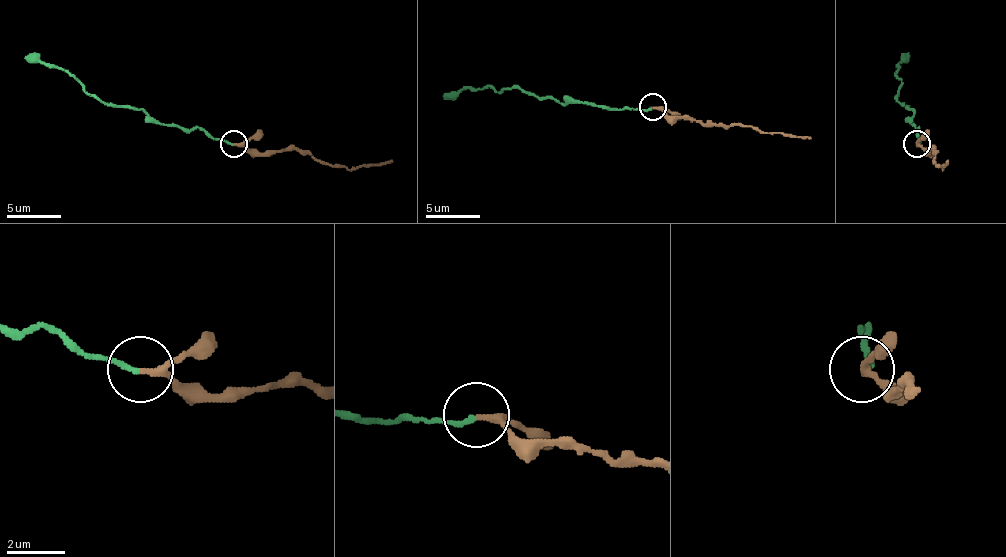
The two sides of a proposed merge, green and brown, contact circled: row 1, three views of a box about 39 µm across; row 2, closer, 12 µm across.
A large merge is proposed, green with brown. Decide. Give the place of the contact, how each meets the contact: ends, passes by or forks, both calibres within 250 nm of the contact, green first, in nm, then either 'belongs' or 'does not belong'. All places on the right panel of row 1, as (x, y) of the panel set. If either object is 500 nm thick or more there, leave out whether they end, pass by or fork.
at (916, 144); green ends there; brown passes by; 160 nm thick on the green side, 180 nm on the other; does not belong

